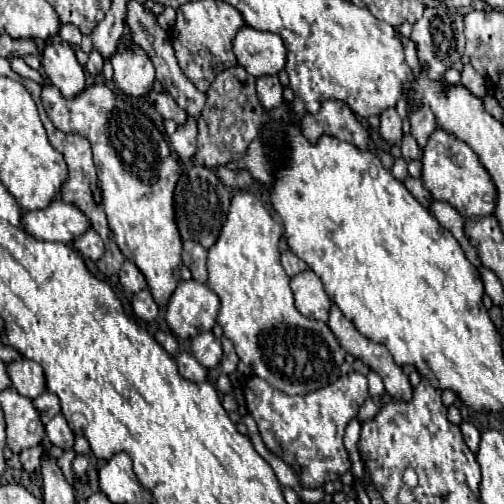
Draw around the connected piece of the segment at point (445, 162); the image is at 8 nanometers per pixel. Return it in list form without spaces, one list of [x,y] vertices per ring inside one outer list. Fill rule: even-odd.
[[[440,127],[432,133],[428,145],[424,147],[422,181],[434,199],[450,203],[466,219],[486,217],[486,215],[494,213],[496,187],[494,187],[488,171],[482,167],[478,155],[464,141],[456,139],[452,133],[448,133]],[[488,193],[490,193],[490,201],[486,201]]]

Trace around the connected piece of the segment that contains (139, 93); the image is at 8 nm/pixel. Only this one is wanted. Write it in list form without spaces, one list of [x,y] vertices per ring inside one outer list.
[[[132,45],[124,51],[118,51],[110,59],[114,67],[114,85],[128,97],[140,99],[146,97],[154,83],[154,65],[148,59],[148,55]]]

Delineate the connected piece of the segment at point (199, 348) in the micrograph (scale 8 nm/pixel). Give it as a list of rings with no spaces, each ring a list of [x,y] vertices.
[[[212,331],[200,333],[198,337],[192,339],[192,355],[206,367],[216,367],[222,359],[222,345],[220,339],[214,337]]]

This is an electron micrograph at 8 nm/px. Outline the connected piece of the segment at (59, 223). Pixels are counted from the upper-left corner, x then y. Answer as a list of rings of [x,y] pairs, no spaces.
[[[54,199],[48,207],[22,213],[22,229],[38,241],[72,243],[88,227],[86,215],[62,199]]]

